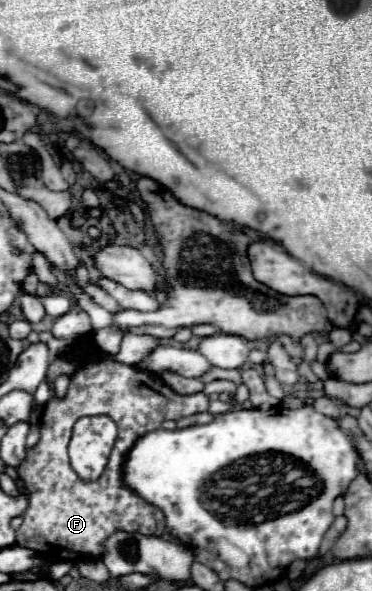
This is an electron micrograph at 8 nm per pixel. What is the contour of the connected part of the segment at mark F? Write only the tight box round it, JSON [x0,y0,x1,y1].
[17,359,209,563]

